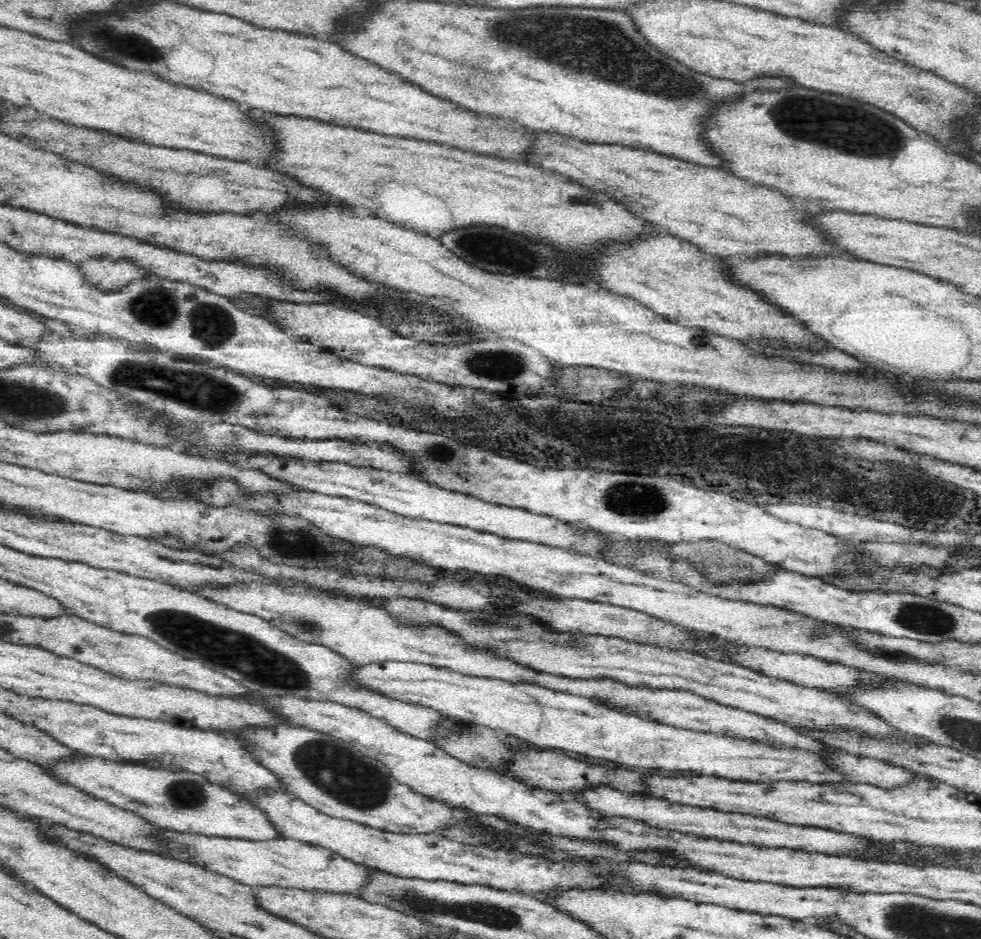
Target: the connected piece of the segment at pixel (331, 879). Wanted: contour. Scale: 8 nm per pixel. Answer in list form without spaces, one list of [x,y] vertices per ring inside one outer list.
[[[151,828],[155,842],[162,846],[161,855],[192,864],[222,875],[252,888],[270,885],[304,890],[352,893],[361,887],[372,869],[346,860],[336,852],[302,841],[274,837],[268,840],[248,840],[225,836],[206,836],[193,832]]]

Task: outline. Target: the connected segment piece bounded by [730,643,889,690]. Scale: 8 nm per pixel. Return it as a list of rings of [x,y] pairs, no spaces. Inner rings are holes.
[[[730,643],[730,655],[734,657],[732,662],[738,665],[762,672],[764,675],[774,676],[810,688],[830,690],[836,687],[849,687],[853,684],[858,684],[860,681],[889,680],[888,678],[883,678],[883,676],[870,674],[869,672],[860,672],[855,668],[826,662],[813,656],[780,654],[779,652],[772,652],[763,648],[741,646],[737,643]]]

